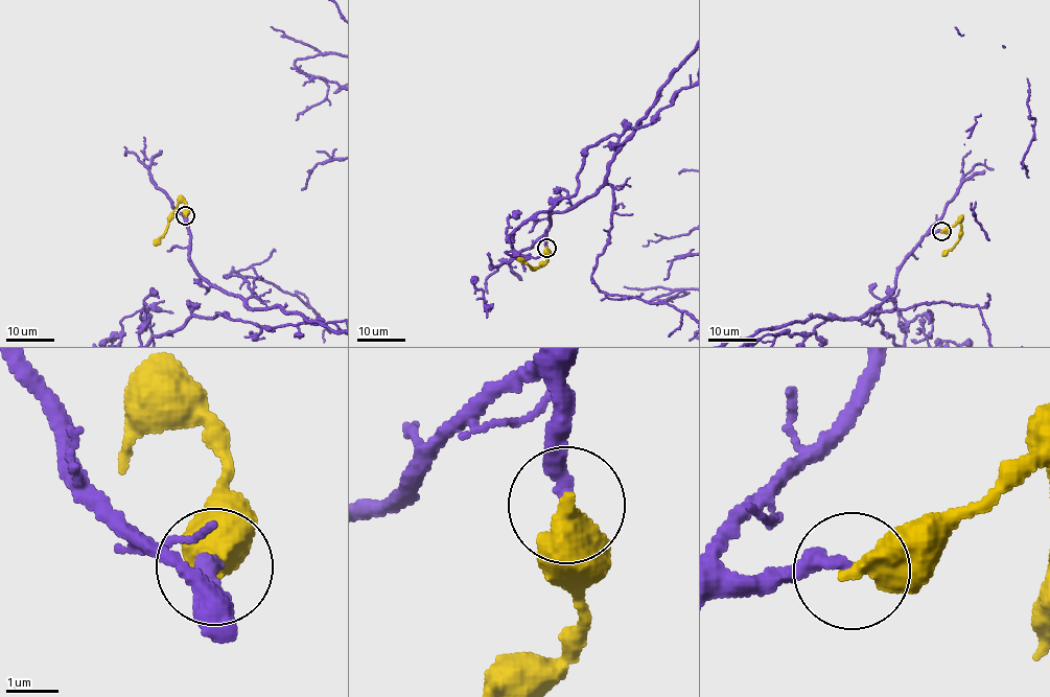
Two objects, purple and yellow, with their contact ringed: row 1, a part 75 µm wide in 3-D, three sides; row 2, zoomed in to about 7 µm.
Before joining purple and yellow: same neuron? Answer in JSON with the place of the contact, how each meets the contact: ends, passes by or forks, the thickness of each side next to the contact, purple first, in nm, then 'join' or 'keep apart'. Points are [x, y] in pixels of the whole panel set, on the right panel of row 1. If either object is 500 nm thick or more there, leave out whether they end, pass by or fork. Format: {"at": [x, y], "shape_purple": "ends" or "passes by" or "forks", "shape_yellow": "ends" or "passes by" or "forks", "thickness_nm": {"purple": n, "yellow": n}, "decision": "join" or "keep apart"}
{"at": [941, 231], "thickness_nm": {"purple": 280, "yellow": 600}, "decision": "keep apart"}

